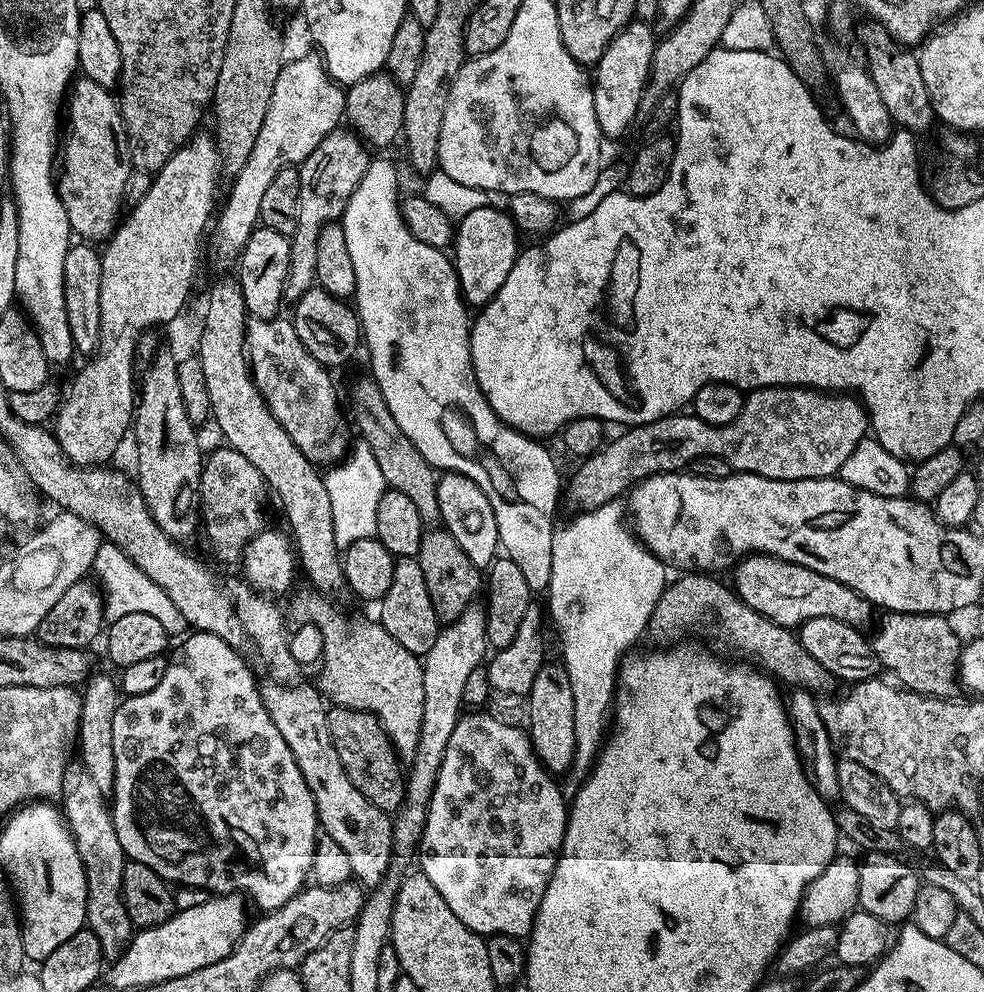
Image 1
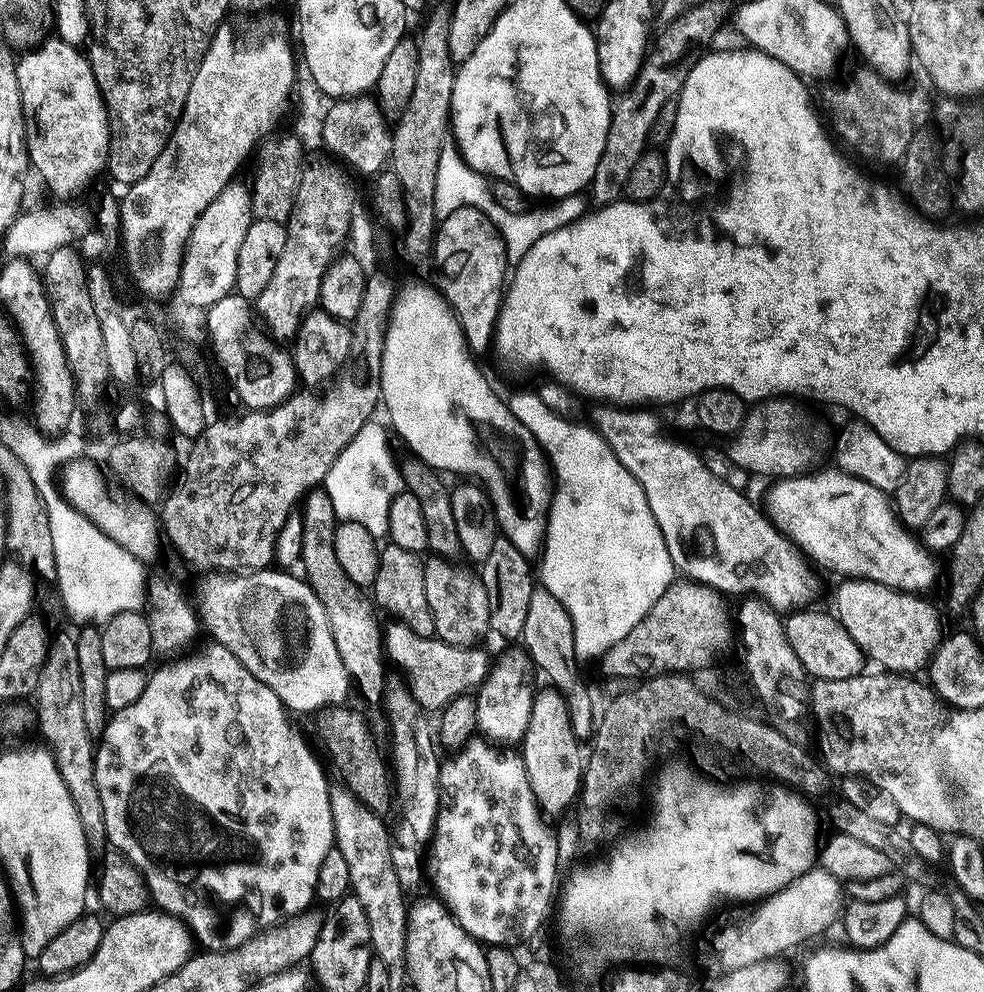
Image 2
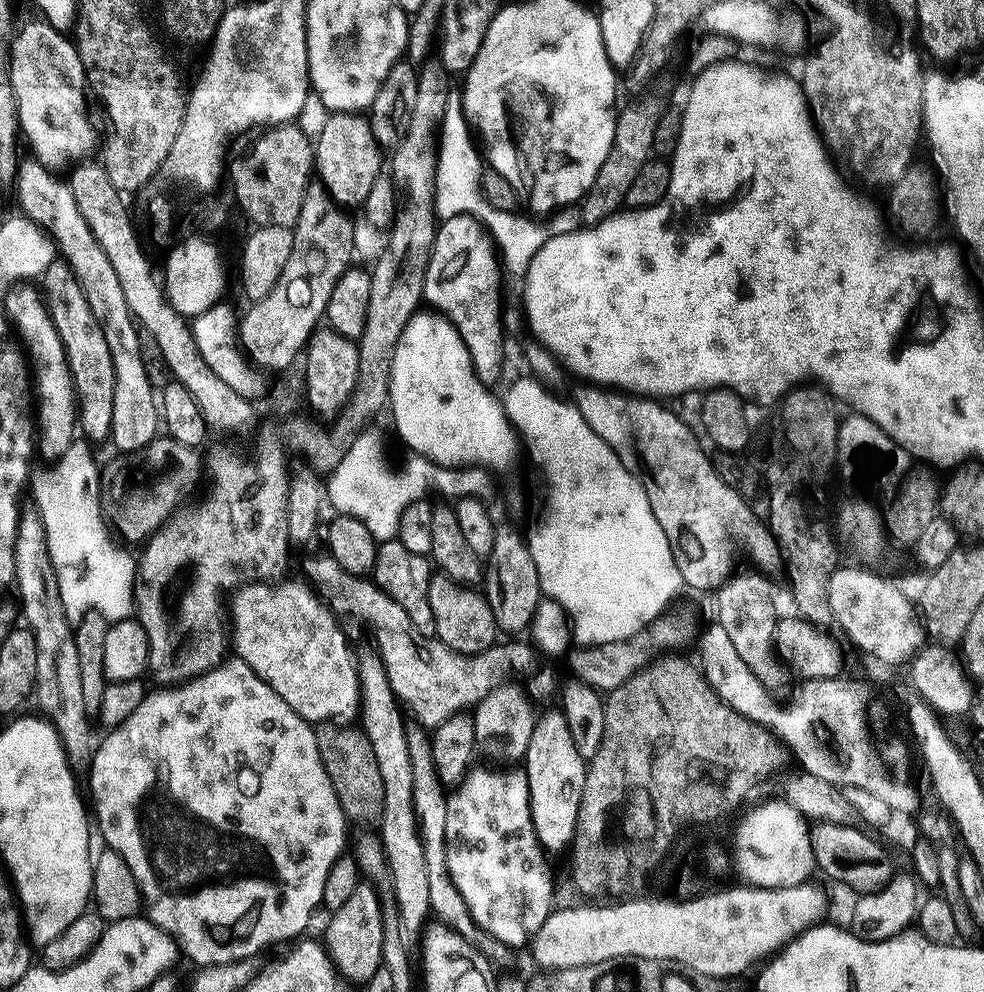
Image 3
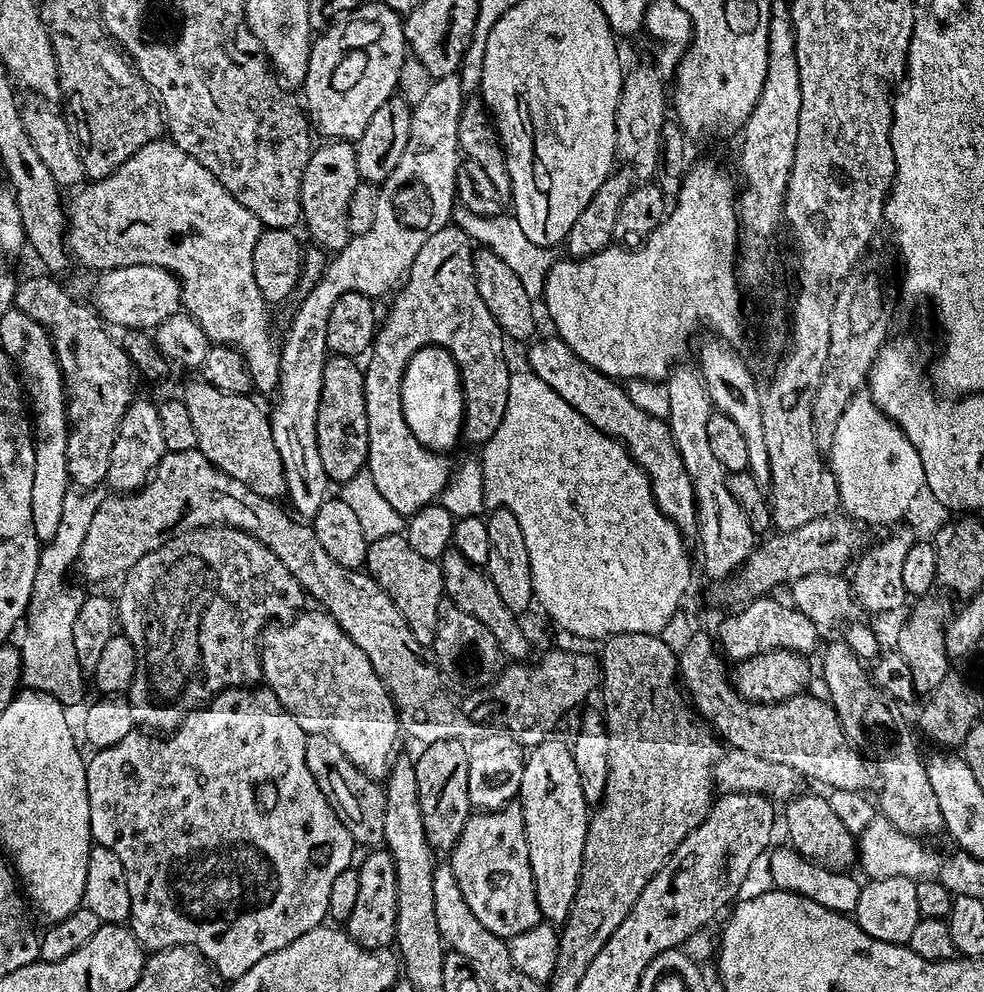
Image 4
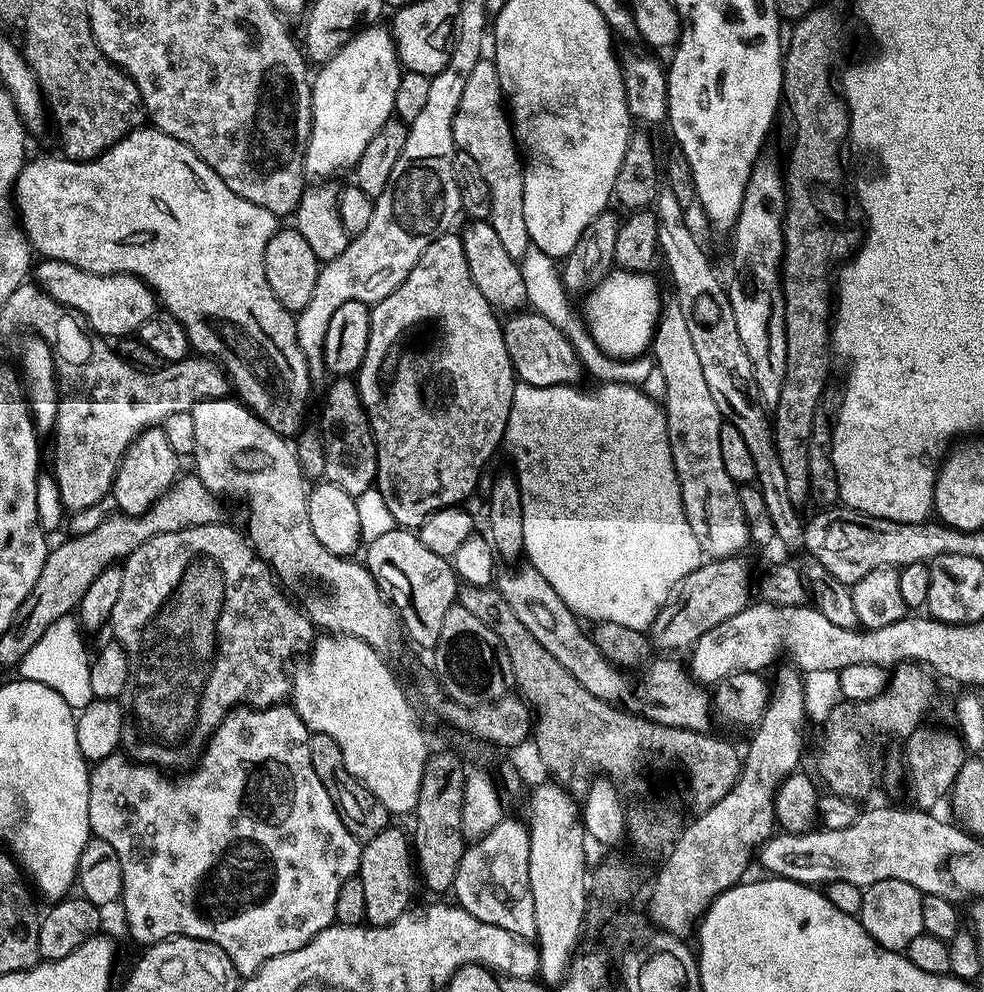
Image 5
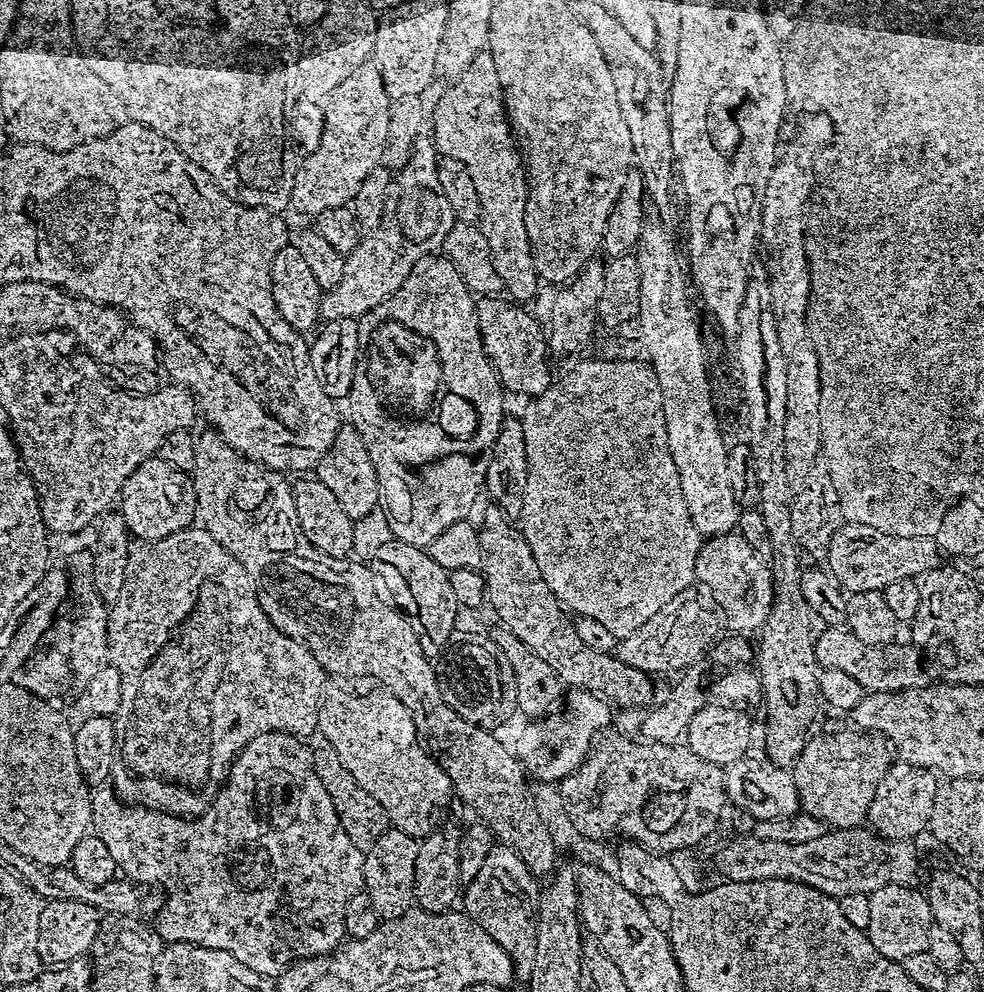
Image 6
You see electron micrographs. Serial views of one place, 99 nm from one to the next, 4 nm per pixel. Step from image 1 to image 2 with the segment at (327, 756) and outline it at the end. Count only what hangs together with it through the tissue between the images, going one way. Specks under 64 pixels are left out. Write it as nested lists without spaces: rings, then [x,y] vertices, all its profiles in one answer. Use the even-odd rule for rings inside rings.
[[[343,786],[329,787],[330,814],[334,822],[336,838],[335,847],[342,850],[346,858],[346,866],[350,866],[351,895],[362,902],[362,910],[366,910],[366,922],[370,922],[370,938],[375,959],[386,962],[386,966],[393,970],[404,968],[404,951],[406,950],[406,930],[408,929],[408,904],[404,896],[405,889],[400,887],[396,873],[396,861],[392,854],[392,840],[388,837],[388,828],[381,817],[371,812],[364,803],[353,794],[349,788]]]

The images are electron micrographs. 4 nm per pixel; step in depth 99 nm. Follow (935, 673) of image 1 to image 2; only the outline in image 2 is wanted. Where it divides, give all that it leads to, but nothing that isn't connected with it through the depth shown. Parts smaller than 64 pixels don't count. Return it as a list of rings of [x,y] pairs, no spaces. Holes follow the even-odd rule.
[[[845,579],[836,588],[834,615],[840,625],[858,642],[865,657],[873,665],[890,672],[916,674],[919,668],[927,669],[942,644],[940,616],[928,598],[887,588],[873,580]]]

